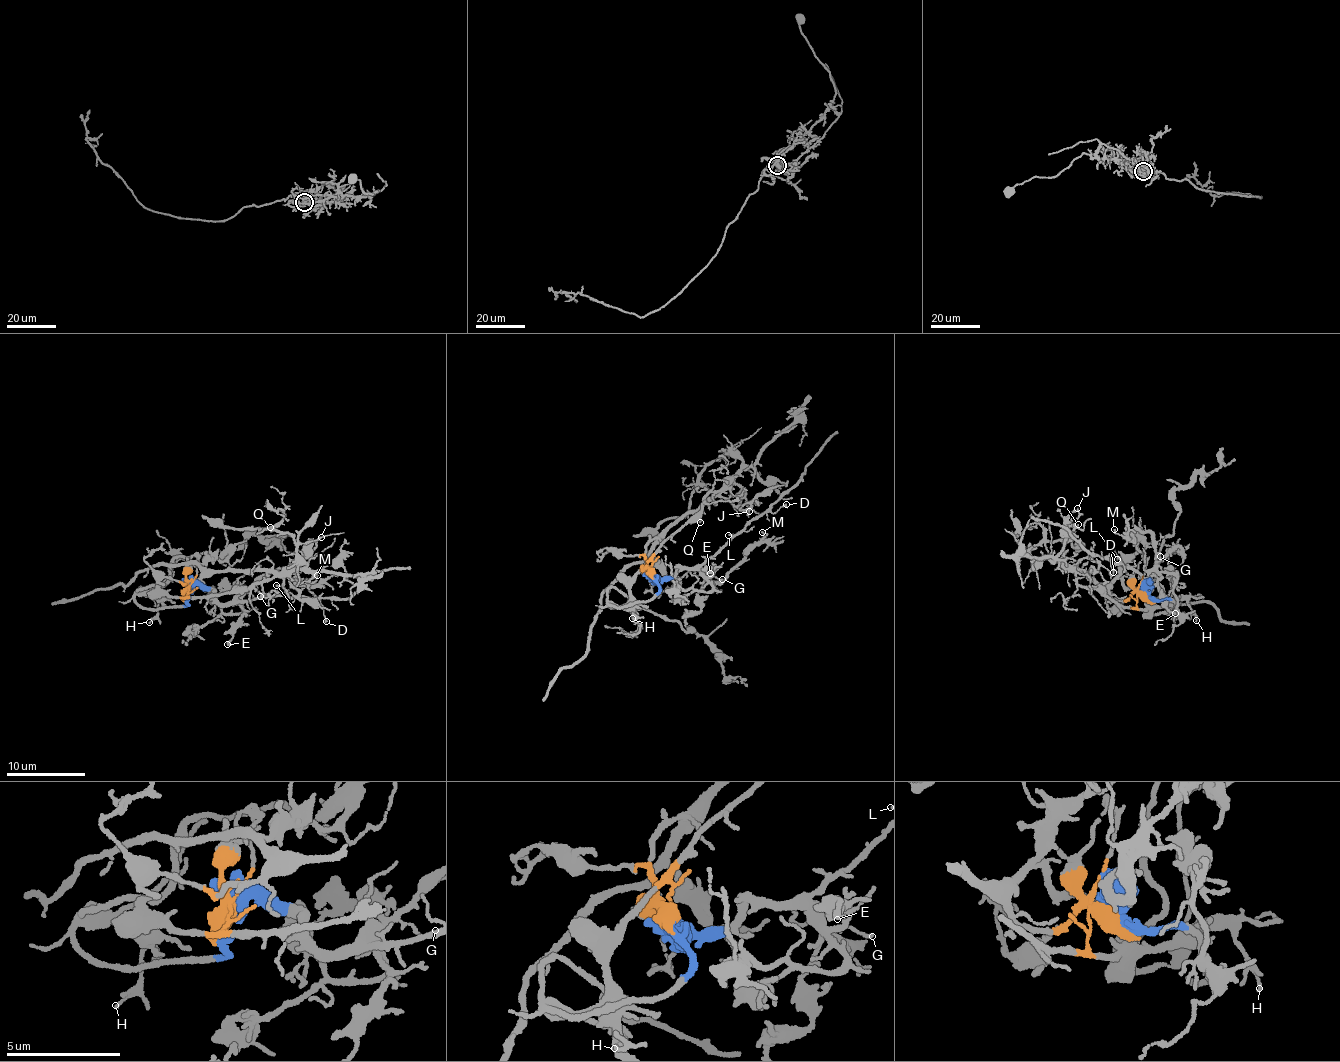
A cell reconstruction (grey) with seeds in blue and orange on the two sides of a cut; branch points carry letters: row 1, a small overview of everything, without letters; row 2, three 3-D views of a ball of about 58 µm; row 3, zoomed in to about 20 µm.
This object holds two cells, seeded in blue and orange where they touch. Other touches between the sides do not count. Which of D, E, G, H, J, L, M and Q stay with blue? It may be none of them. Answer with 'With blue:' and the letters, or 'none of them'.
With blue: D, E, G, L, M

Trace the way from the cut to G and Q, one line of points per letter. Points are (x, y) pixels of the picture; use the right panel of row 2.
G: (1146, 597), (1150, 580), (1145, 582), (1145, 587), (1152, 582), (1160, 556)
Q: (1146, 597), (1132, 592), (1125, 600), (1116, 599), (1081, 568), (1030, 555), (1028, 546), (1073, 535), (1078, 523)

